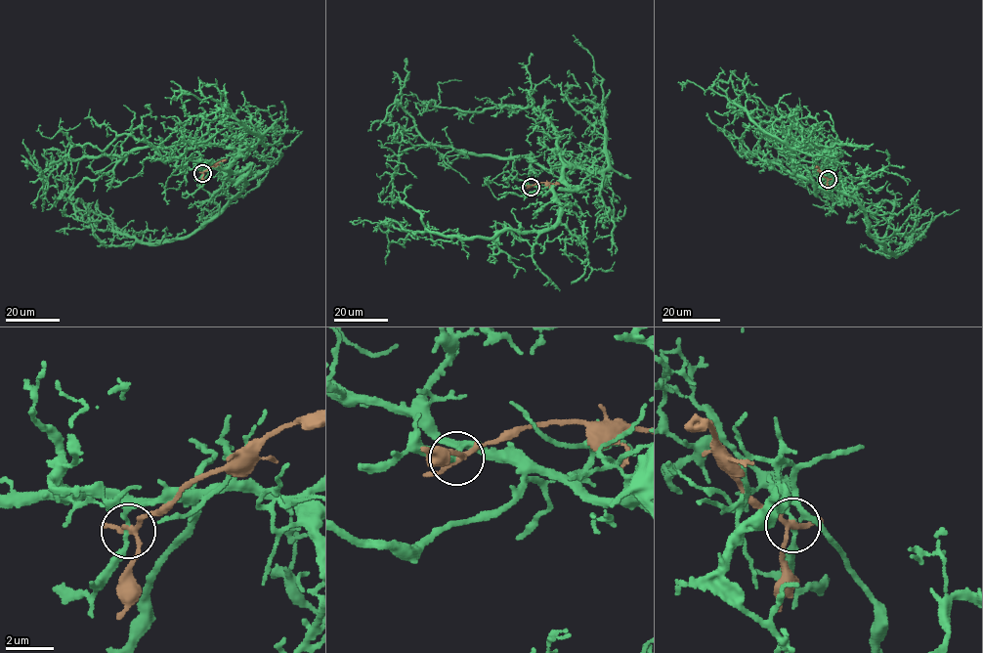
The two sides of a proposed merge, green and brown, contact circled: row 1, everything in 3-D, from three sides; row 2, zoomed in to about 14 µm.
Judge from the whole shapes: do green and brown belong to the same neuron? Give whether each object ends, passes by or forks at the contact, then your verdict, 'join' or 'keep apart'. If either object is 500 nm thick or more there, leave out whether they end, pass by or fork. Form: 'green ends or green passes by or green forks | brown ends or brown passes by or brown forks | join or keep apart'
green passes by | brown forks | keep apart

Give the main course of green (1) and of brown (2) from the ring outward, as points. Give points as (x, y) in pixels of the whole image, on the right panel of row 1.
1: (828, 179), (821, 186), (856, 199), (870, 234), (900, 254), (880, 251), (886, 200), (847, 222), (856, 221)
2: (828, 179), (816, 166)

